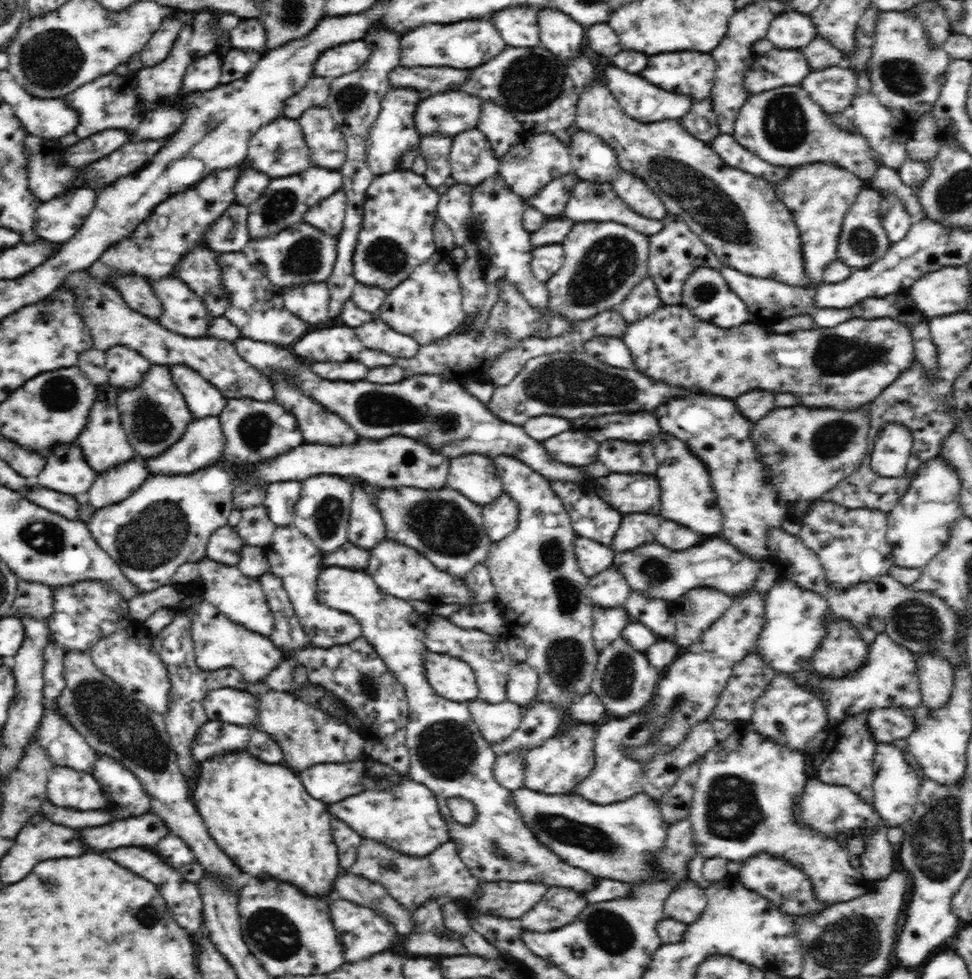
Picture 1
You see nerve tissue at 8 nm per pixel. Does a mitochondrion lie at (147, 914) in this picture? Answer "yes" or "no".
yes

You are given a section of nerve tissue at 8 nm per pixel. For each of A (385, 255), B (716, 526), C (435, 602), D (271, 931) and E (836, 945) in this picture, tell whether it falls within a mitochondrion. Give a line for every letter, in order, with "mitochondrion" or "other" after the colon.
A: mitochondrion
B: other
C: other
D: mitochondrion
E: mitochondrion

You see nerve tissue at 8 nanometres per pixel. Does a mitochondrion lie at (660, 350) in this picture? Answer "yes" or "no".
no

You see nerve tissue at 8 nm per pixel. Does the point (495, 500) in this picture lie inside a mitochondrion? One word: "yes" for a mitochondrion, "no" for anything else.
no

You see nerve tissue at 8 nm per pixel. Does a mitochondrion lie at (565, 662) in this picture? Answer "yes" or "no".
yes

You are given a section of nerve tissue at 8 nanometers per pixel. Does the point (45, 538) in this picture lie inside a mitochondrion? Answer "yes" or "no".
yes

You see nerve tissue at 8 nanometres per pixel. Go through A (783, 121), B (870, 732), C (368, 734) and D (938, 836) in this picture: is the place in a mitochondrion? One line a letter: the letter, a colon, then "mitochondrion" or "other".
A: mitochondrion
B: other
C: other
D: mitochondrion

